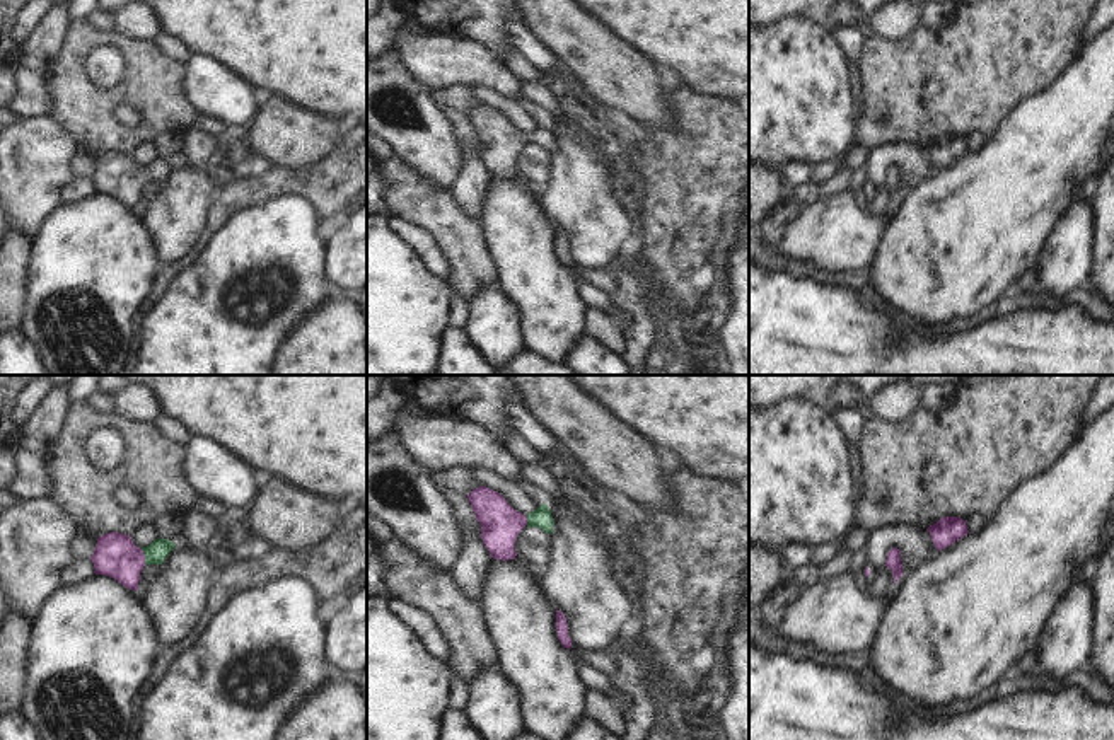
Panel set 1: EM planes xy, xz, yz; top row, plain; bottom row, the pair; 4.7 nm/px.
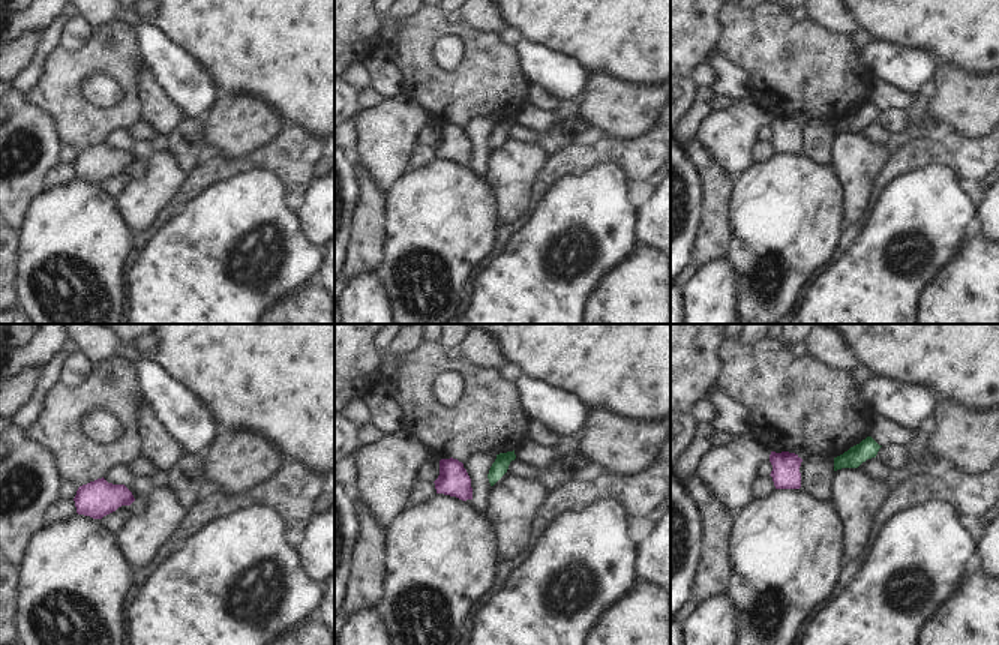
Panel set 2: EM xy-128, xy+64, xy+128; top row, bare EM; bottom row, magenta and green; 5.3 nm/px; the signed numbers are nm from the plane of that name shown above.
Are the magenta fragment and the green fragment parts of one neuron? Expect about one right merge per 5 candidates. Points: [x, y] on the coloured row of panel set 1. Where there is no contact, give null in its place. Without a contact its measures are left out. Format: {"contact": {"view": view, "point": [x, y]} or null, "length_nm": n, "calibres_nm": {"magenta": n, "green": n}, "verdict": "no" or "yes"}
{"contact": {"view": "xy", "point": [144, 556]}, "length_nm": 80, "calibres_nm": {"magenta": 200, "green": 100}, "verdict": "yes"}

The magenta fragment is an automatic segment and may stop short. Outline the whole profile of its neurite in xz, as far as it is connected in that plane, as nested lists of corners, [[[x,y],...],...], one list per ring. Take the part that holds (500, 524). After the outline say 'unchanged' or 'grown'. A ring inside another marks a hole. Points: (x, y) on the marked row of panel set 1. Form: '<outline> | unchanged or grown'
[[[479,486],[467,494],[476,520],[481,525],[481,539],[493,559],[515,559],[515,541],[519,532],[527,527],[539,527],[546,534],[553,534],[553,517],[546,503],[532,513],[513,510],[507,500],[486,488]]] | grown

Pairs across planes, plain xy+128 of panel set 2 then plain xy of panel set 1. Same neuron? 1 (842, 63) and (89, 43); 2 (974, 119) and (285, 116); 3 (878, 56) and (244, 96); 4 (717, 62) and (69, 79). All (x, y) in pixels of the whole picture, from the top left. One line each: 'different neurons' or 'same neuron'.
1: same neuron
2: same neuron
3: same neuron
4: different neurons

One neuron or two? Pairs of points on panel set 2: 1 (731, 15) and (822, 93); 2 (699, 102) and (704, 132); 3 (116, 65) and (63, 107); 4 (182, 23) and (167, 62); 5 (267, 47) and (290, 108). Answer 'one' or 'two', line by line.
1: one
2: two
3: one
4: two
5: one

